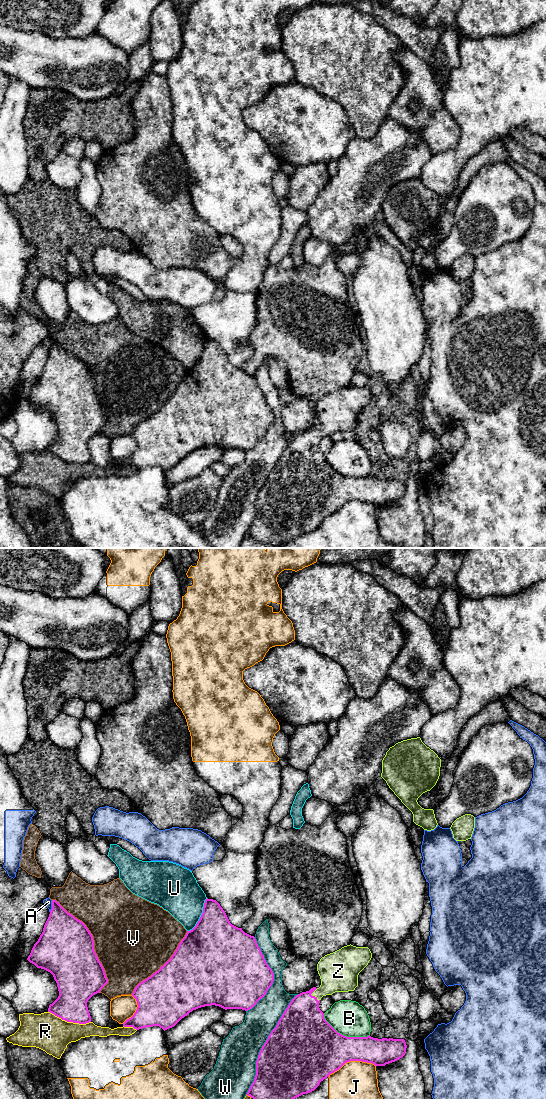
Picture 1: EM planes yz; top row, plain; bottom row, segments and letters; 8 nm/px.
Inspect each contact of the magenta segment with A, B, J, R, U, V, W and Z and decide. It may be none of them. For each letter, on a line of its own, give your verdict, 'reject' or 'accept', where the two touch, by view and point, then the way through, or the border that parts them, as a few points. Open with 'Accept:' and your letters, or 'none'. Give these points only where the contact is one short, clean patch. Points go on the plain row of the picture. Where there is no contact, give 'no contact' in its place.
Accept: Z
A: reject; meets magenta in yz at (52, 346)
B: reject; meets magenta in yz at (343, 475)
J: reject; meets magenta in yz at (351, 500)
R: reject; meets magenta in yz at (69, 461)
U: reject; meets magenta in yz at (201, 356)
V: reject; meets magenta in yz at (93, 382)
W: reject; meets magenta in yz at (264, 484)
Z: accept; meets magenta in yz at (311, 435); runs through yz (302, 464), (303, 449), (311, 435), (318, 433), (335, 415)

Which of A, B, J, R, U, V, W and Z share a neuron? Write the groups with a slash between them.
A / B / J / R / U / V / W / Z

